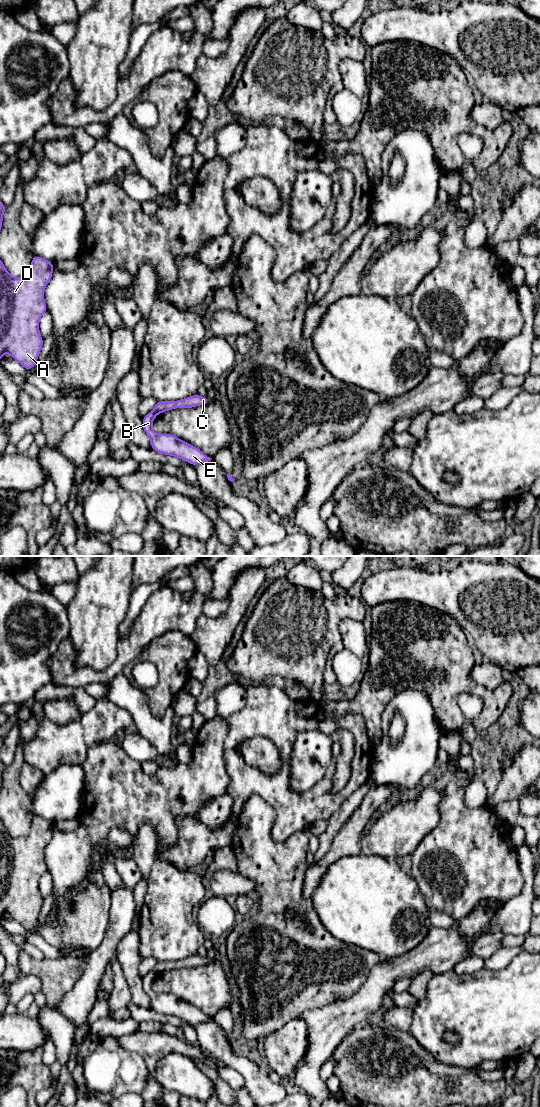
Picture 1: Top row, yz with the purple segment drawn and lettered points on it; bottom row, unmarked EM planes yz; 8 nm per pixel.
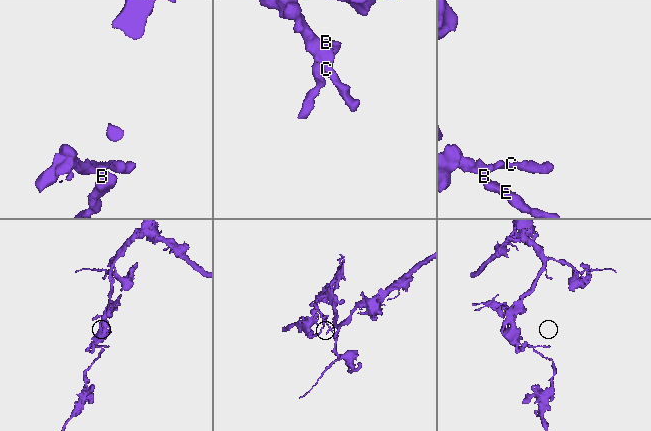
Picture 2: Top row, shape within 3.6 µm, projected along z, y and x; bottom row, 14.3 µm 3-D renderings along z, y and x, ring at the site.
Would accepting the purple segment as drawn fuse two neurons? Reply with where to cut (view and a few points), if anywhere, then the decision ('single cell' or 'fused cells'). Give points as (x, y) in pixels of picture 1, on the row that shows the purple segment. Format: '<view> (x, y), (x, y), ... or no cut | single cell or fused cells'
yz (152, 411), (155, 415) | fused cells

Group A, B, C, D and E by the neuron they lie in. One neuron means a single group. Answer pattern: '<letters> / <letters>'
A C D / B E

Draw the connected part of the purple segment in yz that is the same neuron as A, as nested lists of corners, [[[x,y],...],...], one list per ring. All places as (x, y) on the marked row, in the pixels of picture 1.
[[[33,256],[30,271],[25,277],[13,277],[0,259],[0,359],[9,353],[25,369],[36,365],[44,340],[39,321],[47,311],[45,287],[52,278],[54,264],[40,256]]]

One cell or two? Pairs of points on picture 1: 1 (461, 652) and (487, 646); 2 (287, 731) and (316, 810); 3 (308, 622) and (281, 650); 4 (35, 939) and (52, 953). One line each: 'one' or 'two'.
1: two
2: one
3: one
4: one

